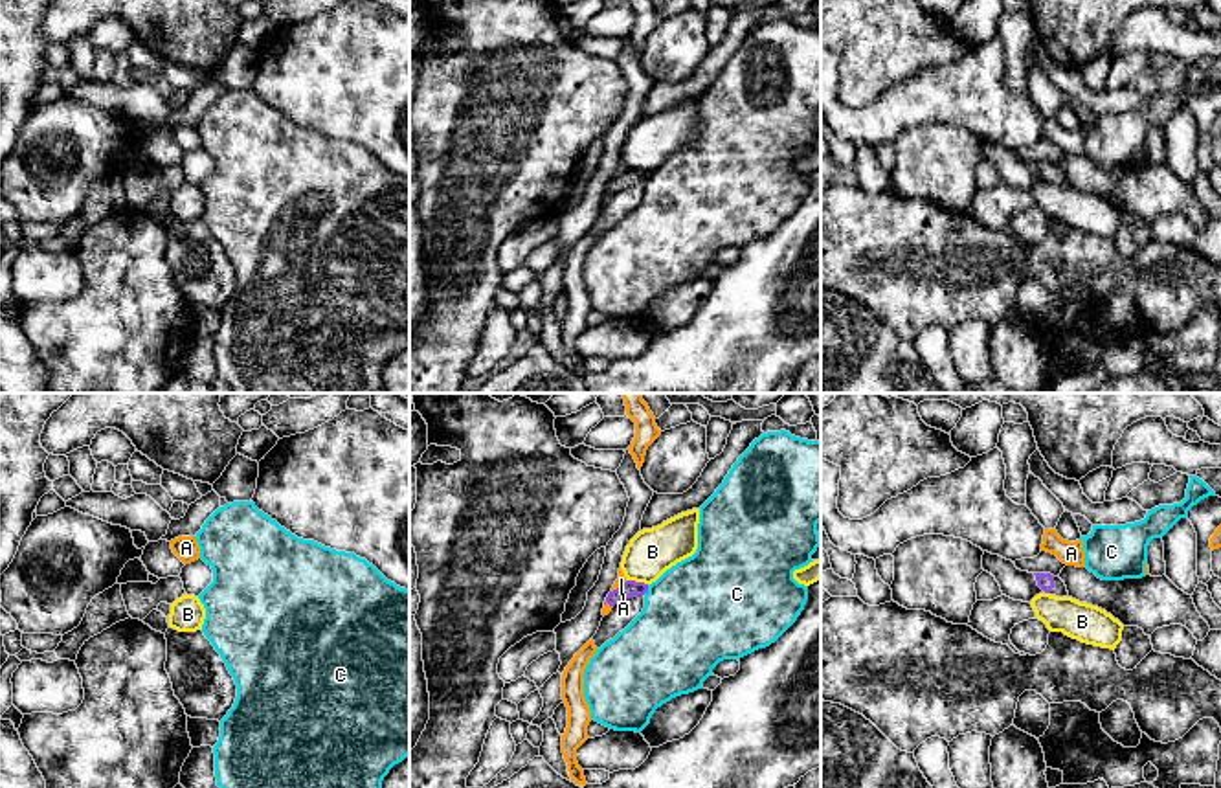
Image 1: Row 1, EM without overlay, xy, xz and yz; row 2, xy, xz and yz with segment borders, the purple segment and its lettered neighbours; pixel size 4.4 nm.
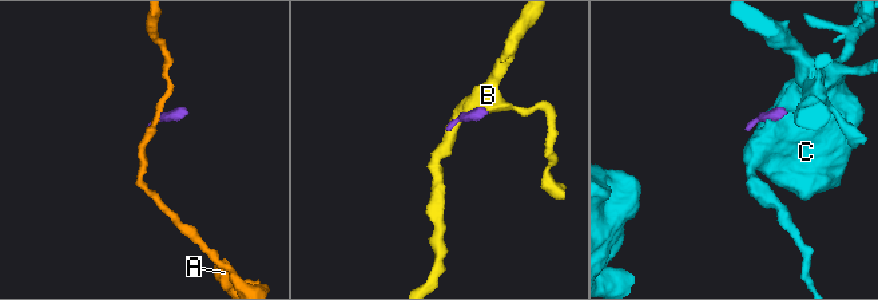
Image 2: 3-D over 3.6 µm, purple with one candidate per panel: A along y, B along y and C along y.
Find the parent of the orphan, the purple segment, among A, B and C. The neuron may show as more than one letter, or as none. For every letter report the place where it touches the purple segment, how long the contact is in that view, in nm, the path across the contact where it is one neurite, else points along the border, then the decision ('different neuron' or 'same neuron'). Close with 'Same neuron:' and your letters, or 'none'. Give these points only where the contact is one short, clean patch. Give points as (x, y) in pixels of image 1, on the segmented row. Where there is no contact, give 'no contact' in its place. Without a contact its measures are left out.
A: xz (621, 585) | 90 nm | along xz (627, 581), (612, 592) | different neuron
B: xz (638, 583) | 100 nm | different neuron
C: xz (647, 590) | 50 nm | along xz (649, 586), (643, 594) | different neuron
Same neuron: none

